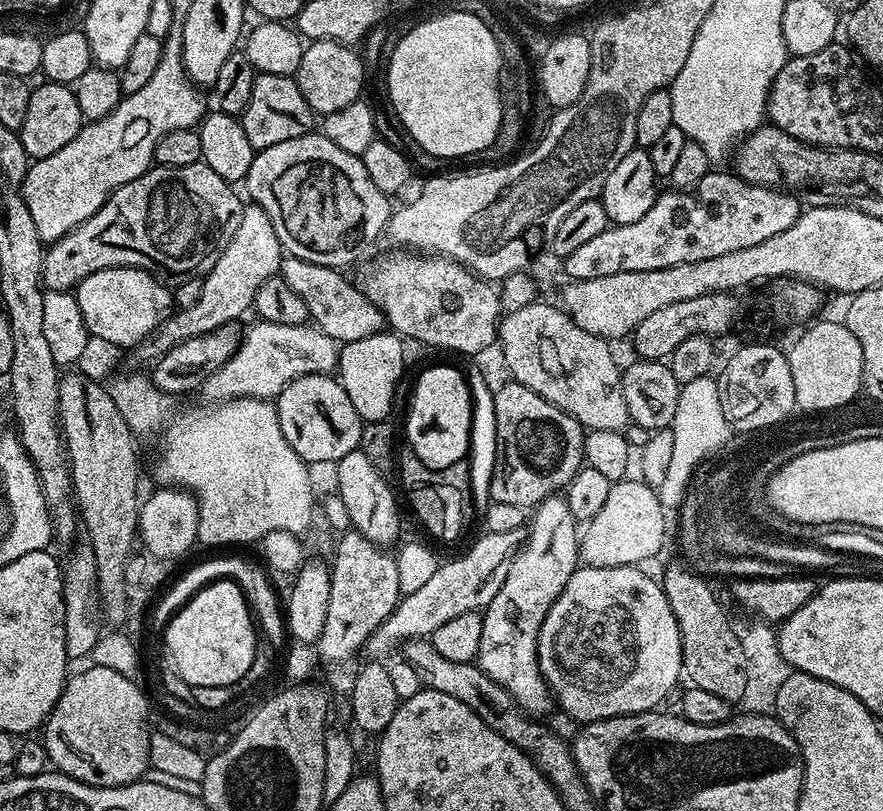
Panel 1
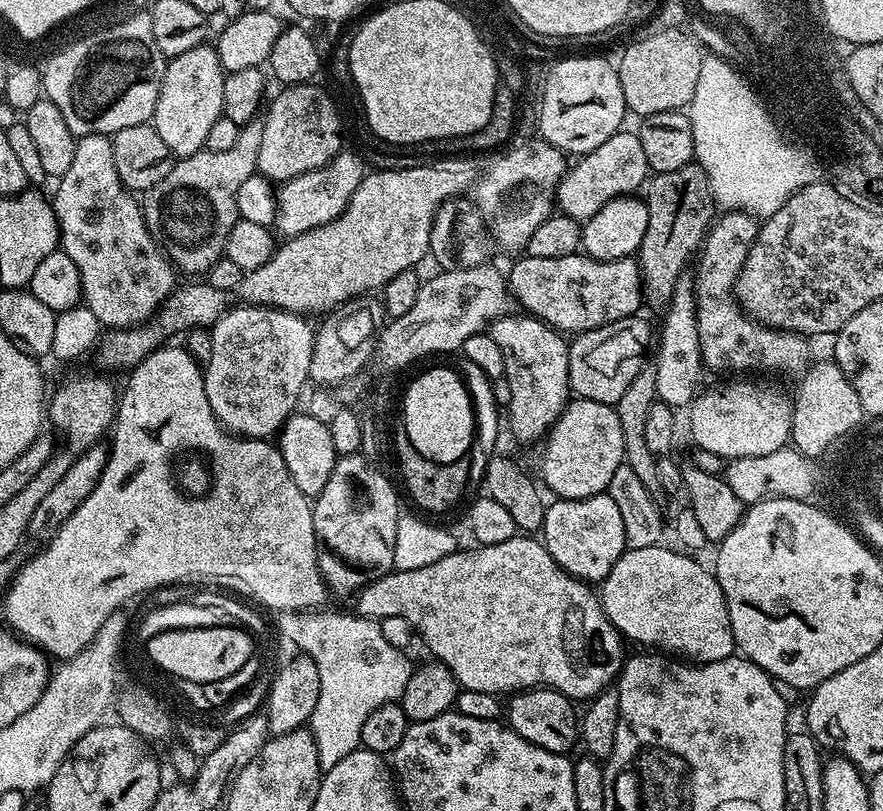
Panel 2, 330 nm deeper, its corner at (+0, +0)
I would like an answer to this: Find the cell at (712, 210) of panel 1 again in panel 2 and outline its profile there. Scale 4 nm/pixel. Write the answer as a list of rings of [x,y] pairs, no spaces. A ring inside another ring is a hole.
[[[524,254],[507,273],[515,303],[561,334],[579,334],[637,315],[644,299],[640,265],[633,257],[596,260],[587,254],[566,258],[534,258]]]

